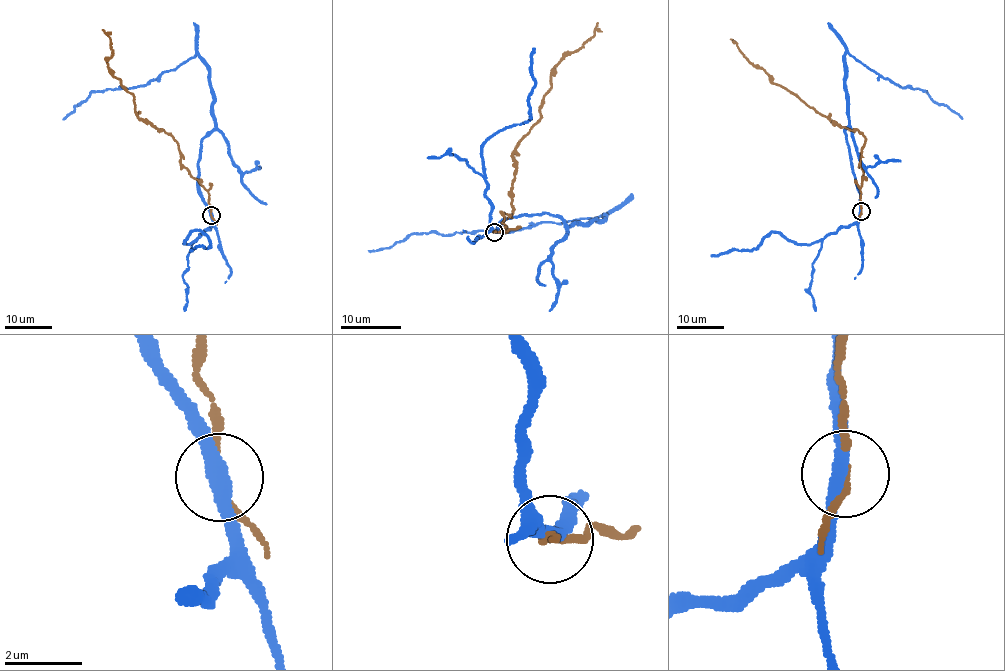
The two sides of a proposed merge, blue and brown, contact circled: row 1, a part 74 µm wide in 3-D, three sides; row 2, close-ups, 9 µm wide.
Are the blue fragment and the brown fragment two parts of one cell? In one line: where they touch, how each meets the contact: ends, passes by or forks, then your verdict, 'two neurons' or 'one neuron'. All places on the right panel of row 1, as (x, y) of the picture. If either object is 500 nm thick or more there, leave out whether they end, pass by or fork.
(861, 211) | blue passes by | brown passes by | two neurons

